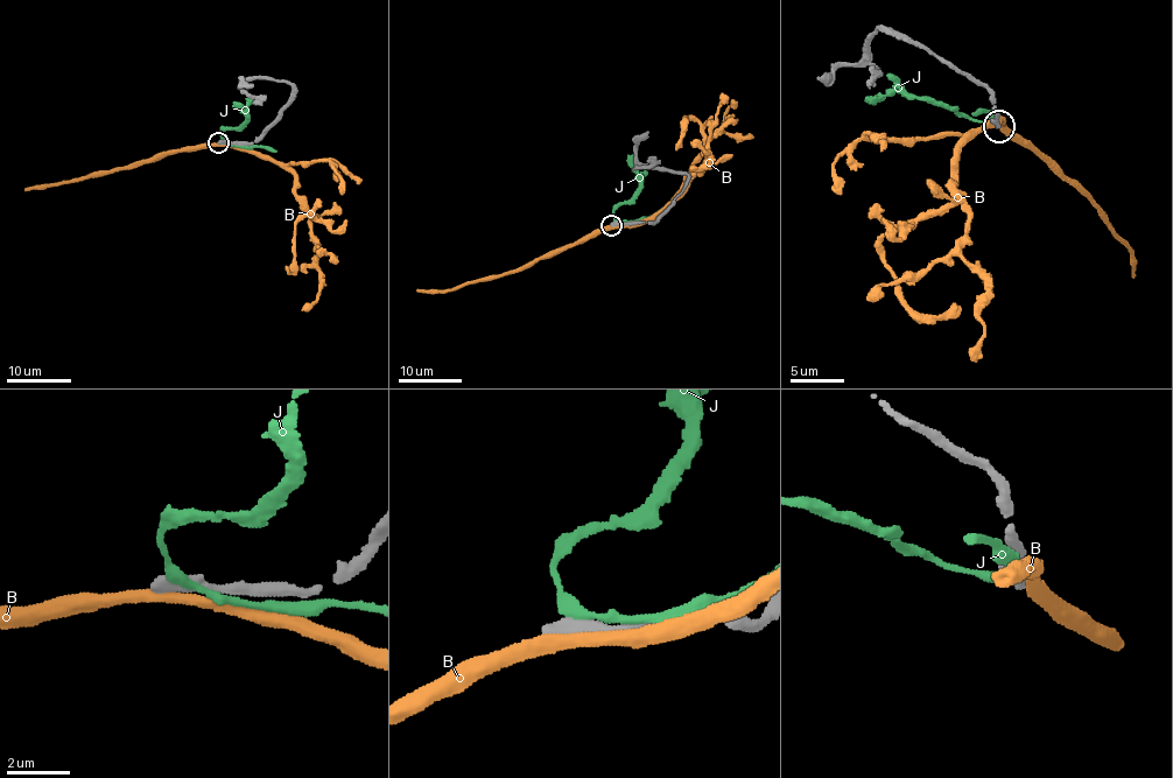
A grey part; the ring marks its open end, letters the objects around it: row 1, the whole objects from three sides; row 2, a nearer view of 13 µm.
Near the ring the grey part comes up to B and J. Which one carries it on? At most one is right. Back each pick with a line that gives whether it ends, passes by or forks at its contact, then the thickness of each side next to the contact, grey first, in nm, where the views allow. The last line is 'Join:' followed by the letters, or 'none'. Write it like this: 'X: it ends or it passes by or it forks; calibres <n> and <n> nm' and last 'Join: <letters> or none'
Join: none

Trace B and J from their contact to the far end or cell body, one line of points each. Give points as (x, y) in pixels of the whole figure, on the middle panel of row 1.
B: (613, 225), (661, 215), (686, 187), (686, 177), (701, 170), (707, 160), (696, 119), (686, 116), (676, 149)
J: (618, 222), (613, 210), (639, 188), (639, 177), (629, 155)

